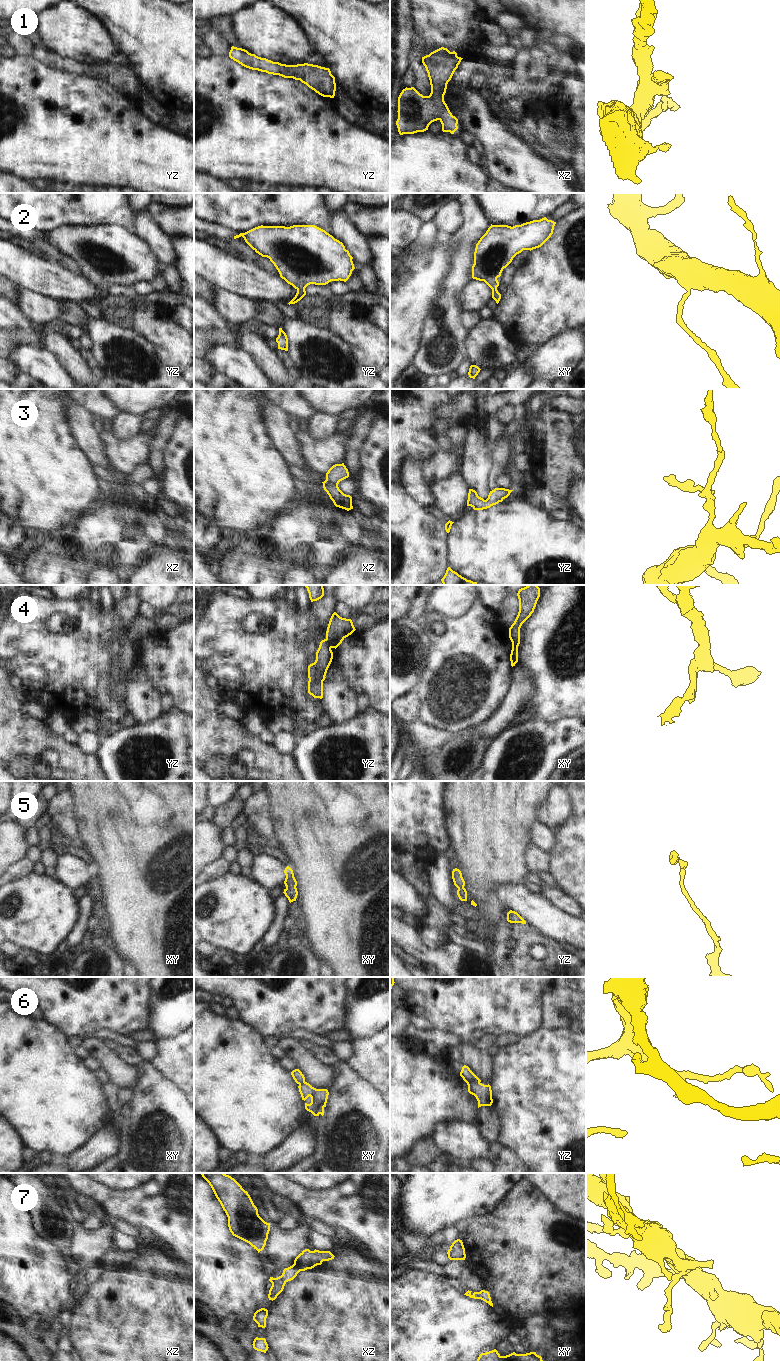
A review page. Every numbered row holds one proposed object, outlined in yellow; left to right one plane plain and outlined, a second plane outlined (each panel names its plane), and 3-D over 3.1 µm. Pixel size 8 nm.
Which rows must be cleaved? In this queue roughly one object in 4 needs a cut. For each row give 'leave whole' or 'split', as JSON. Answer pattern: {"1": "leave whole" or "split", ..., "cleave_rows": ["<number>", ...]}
{"1": "leave whole", "2": "leave whole", "3": "leave whole", "4": "split", "5": "leave whole", "6": "split", "7": "leave whole", "cleave_rows": ["4", "6"]}

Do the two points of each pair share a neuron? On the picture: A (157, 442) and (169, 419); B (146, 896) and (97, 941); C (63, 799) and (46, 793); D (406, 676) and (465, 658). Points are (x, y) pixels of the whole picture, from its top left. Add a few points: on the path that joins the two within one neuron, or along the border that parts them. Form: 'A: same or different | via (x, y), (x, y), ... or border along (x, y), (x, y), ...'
A: same | via (162, 436), (166, 425)
B: different | border along (104, 931), (108, 940)
C: different | border along (56, 792), (47, 802)
D: different | border along (428, 650), (424, 668), (417, 683), (411, 690)

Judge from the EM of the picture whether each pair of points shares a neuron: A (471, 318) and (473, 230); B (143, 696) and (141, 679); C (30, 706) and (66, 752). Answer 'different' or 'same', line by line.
A: different
B: same
C: different

